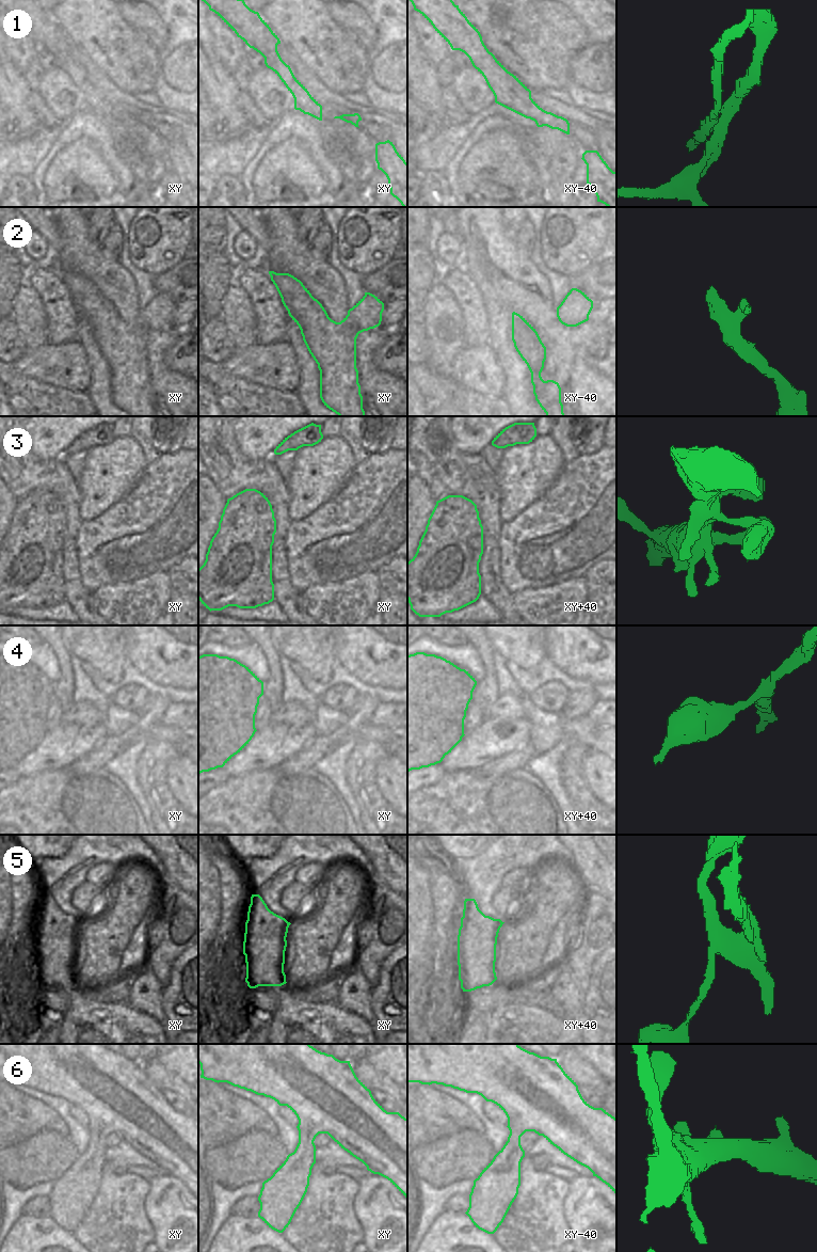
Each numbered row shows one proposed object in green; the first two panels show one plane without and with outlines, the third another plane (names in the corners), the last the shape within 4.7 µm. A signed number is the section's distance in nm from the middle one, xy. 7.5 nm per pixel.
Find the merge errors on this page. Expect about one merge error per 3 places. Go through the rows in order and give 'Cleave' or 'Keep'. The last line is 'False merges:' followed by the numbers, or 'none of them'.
1: Cleave
2: Keep
3: Keep
4: Cleave
5: Cleave
6: Keep
False merges: 1, 4, 5.

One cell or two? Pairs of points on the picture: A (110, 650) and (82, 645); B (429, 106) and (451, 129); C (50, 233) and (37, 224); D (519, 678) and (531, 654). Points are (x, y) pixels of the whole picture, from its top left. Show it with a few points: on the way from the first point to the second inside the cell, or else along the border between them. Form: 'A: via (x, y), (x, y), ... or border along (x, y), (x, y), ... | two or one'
A: via (103, 646), (89, 645) | one
B: border along (446, 123), (428, 140) | two
C: via (47, 230), (41, 224) | one
D: border along (502, 655), (523, 668), (533, 667), (544, 656) | two

